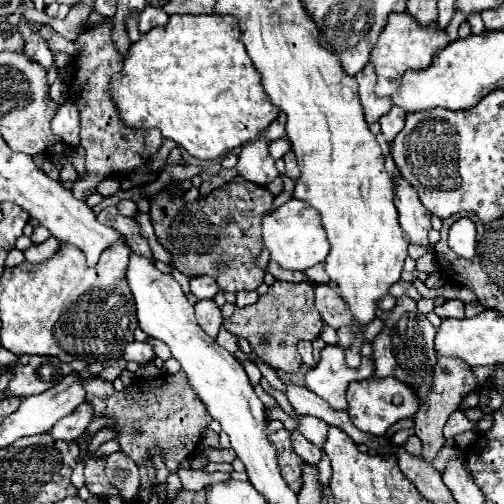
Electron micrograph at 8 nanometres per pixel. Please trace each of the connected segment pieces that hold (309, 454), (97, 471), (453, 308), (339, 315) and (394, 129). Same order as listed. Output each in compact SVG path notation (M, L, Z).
M294 429L294 431L290 431L290 439L292 439L292 447L294 447L294 451L304 459L304 461L308 461L308 463L312 463L312 465L316 465L318 461L320 461L320 449L316 447L316 445L312 445L298 429Z
M88 457L86 459L86 487L92 495L110 499L114 495L120 497L120 489L116 489L104 475L106 457Z
M446 301L440 307L434 307L434 313L440 315L442 319L454 317L454 319L464 319L464 303L460 301Z
M318 285L316 287L316 299L314 299L316 311L320 313L322 321L326 325L330 325L332 329L340 329L342 326L356 325L350 319L350 311L344 305L344 301L336 295L334 289L330 289L328 285Z
M392 107L388 115L380 117L380 127L382 127L382 135L386 137L388 143L394 141L394 137L398 135L398 131L404 127L404 117L406 113L400 109L400 107Z

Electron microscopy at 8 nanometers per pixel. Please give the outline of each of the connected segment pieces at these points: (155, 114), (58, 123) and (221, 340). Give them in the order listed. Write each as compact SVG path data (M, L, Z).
M172 15L168 25L154 27L142 35L140 41L130 45L124 69L112 75L110 99L126 127L136 131L160 129L166 139L176 141L196 159L218 159L254 141L280 113L280 109L268 101L260 75L240 41L238 21L230 15Z
M66 101L58 113L52 119L52 133L68 143L78 143L78 131L80 131L80 119L78 119L78 107L72 101Z
M223 327L220 329L216 337L216 342L220 346L224 347L232 355L234 355L238 350L240 350L236 336L228 332Z

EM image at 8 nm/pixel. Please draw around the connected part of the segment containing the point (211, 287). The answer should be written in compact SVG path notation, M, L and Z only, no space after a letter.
M200 275L200 277L190 277L190 291L198 297L198 299L214 299L214 295L220 291L216 281L208 275Z

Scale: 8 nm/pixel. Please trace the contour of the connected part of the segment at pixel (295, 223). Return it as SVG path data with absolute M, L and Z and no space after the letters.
M290 199L288 203L280 205L276 211L264 215L262 239L264 239L266 249L270 251L270 259L288 271L302 271L302 269L314 267L316 263L324 263L330 251L318 213L308 203L298 201L298 199Z

